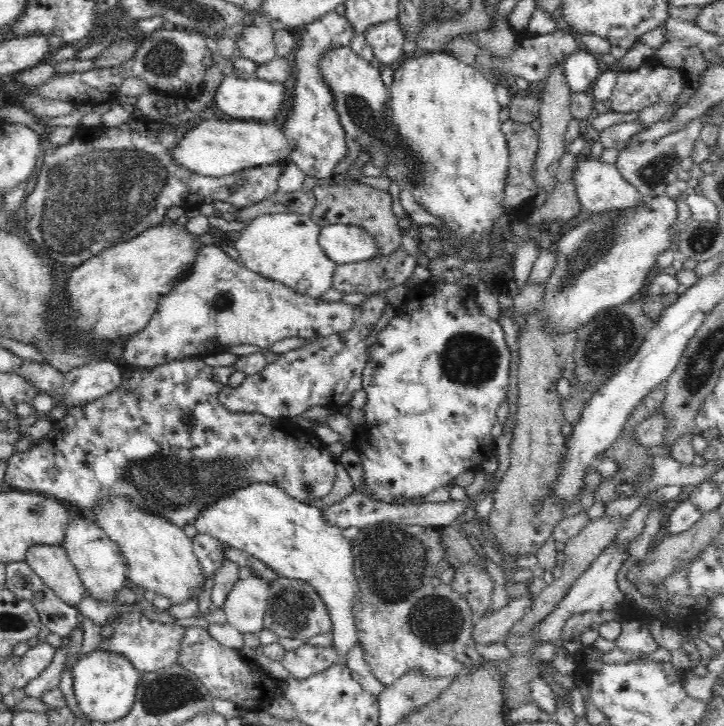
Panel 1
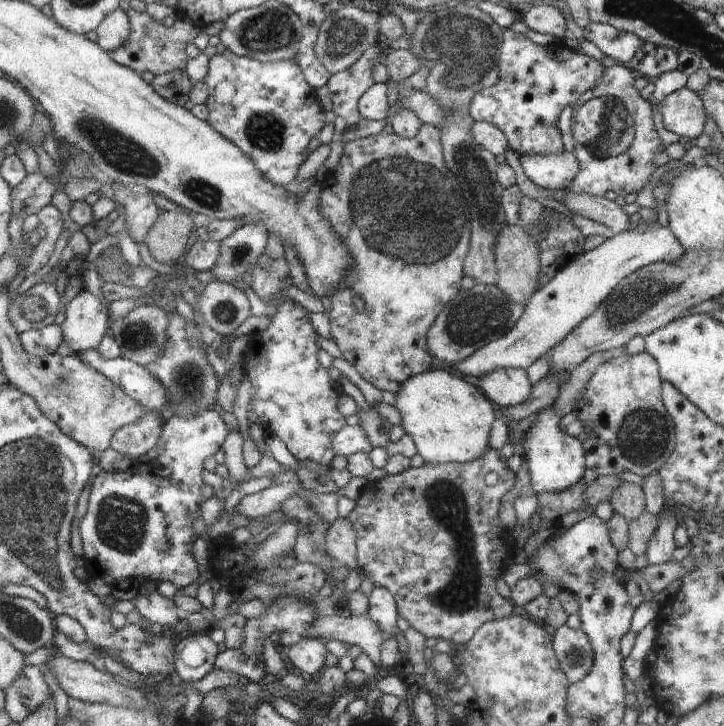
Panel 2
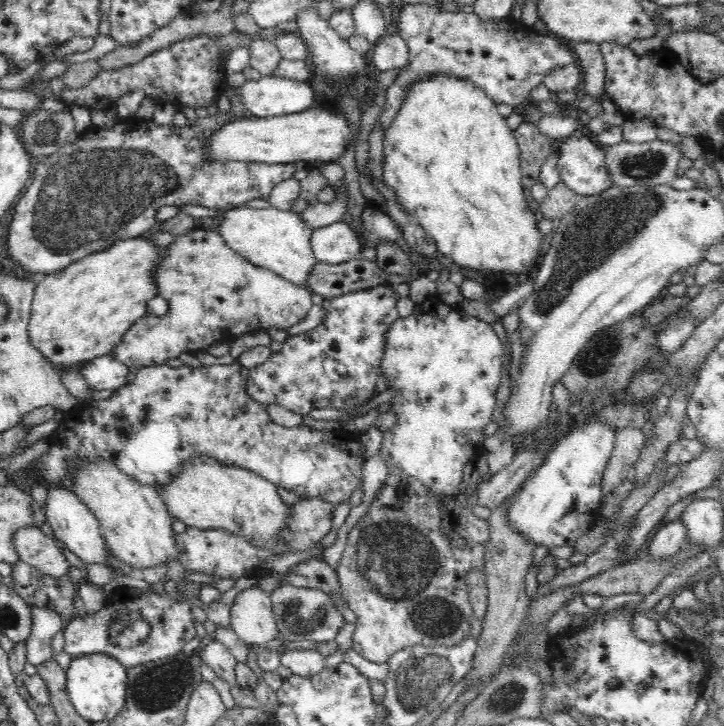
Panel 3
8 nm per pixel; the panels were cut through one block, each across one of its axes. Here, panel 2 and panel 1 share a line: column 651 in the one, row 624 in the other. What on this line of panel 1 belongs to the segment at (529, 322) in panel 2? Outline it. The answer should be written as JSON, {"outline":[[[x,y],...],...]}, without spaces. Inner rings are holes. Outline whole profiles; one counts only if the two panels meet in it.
{"outline":[[[258,576],[239,578],[222,605],[225,622],[241,633],[262,630],[270,598],[269,583]]]}

